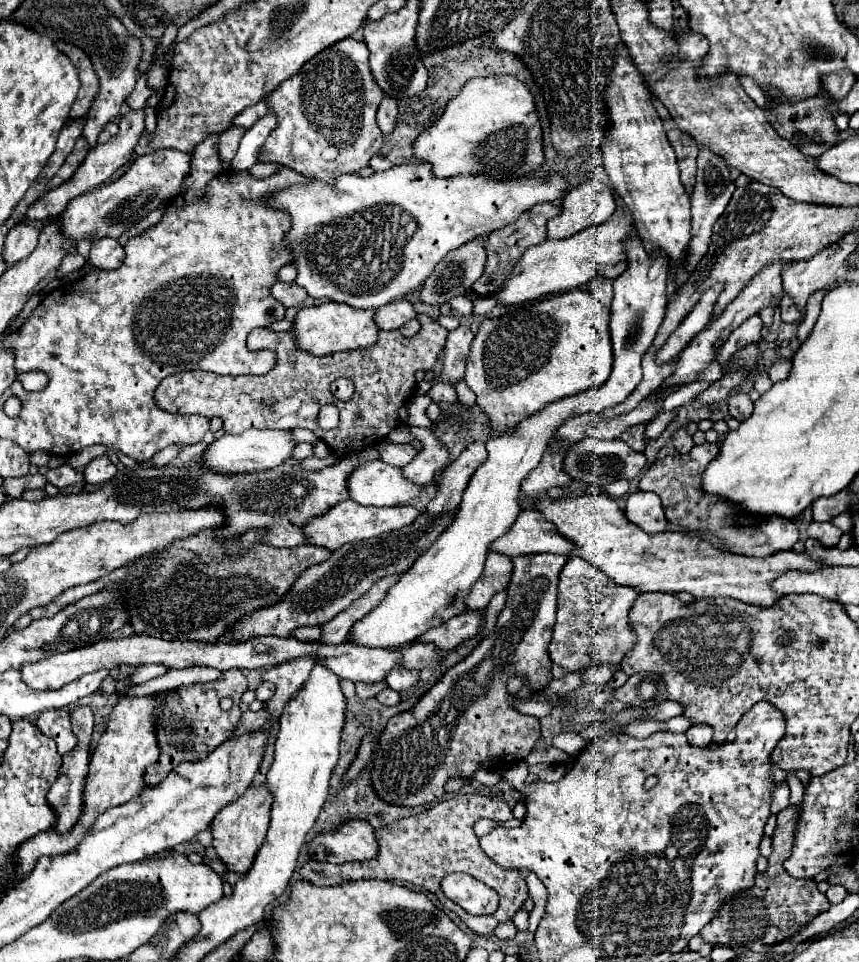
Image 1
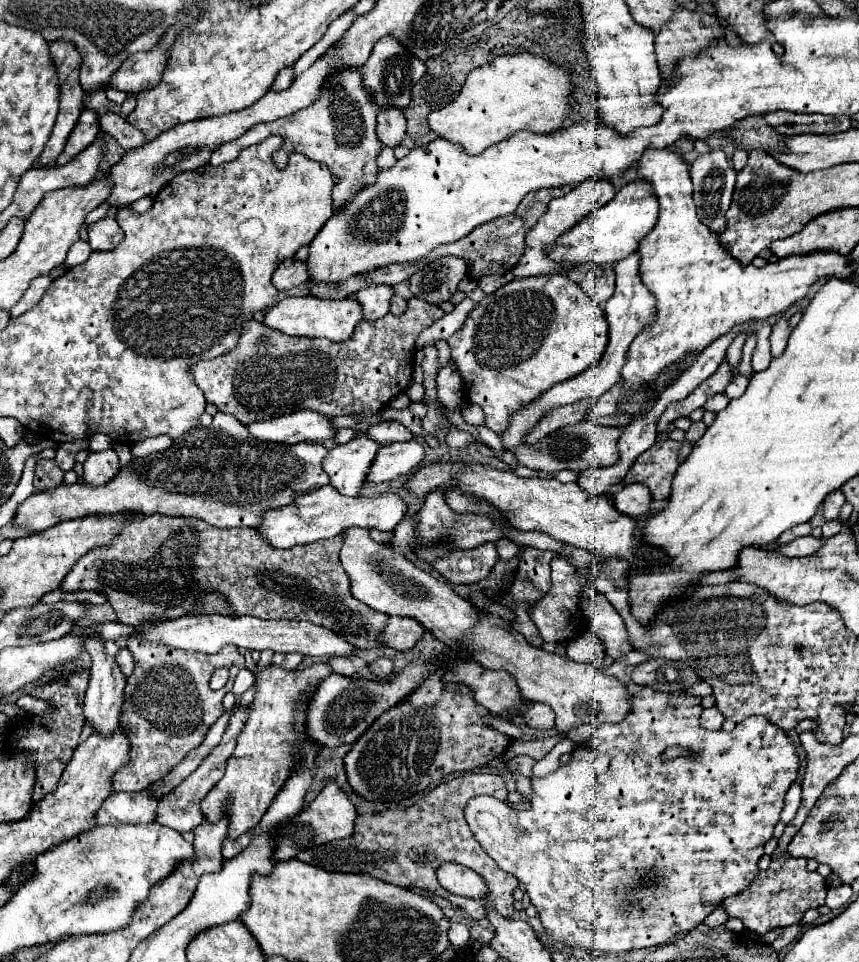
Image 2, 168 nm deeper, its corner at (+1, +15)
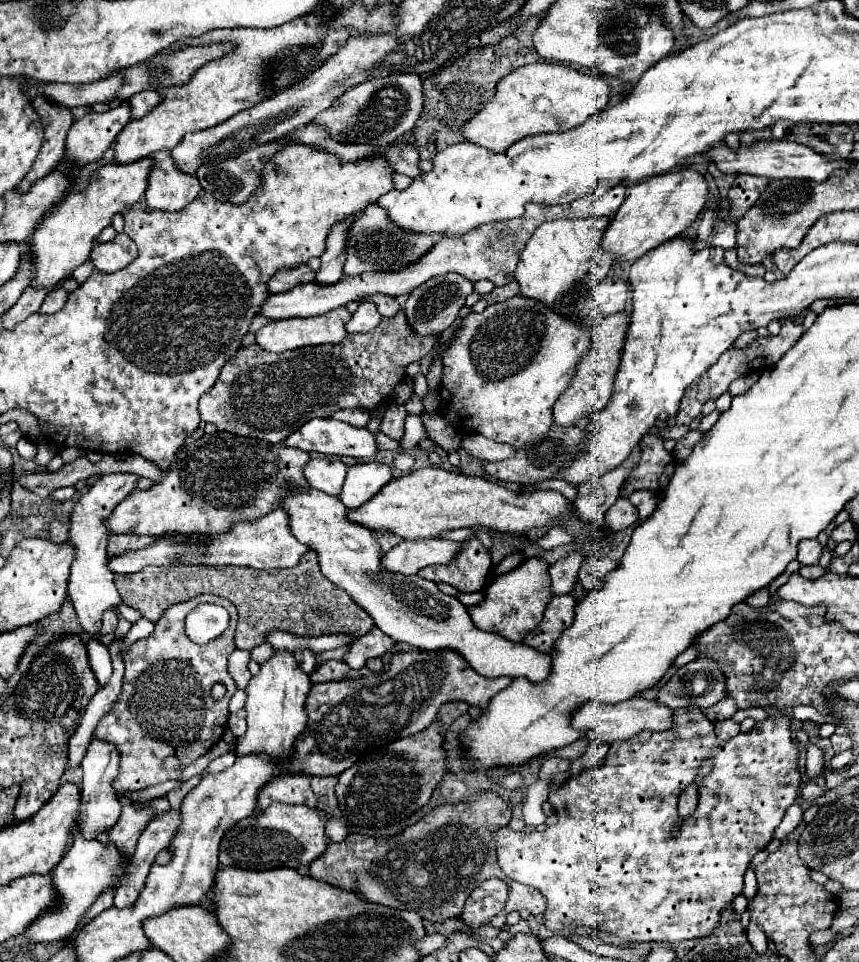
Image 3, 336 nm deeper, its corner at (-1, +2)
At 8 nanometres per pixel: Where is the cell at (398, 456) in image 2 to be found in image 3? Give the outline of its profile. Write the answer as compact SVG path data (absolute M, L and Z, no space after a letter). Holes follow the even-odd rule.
M359 463L351 465L347 469L347 477L343 483L343 489L339 493L339 499L349 509L355 509L369 501L383 485L387 485L393 479L391 467L383 463Z

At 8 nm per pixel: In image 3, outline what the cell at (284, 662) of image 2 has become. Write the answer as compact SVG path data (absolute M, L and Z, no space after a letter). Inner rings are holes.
M299 649L299 651L295 651L295 659L297 659L299 667L301 667L307 675L315 669L315 655L313 655L313 651L309 651L309 649Z

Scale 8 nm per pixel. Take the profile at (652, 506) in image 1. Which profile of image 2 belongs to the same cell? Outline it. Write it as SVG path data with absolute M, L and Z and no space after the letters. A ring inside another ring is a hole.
M627 484L617 494L611 496L615 508L627 516L643 516L649 514L651 492L645 484Z

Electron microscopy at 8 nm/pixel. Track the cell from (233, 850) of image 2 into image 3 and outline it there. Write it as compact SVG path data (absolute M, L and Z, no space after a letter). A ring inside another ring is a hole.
M273 803L259 815L241 819L223 835L219 843L219 863L255 871L265 871L275 867L299 869L301 865L309 865L329 845L325 835L327 817L329 815L321 809L311 809L305 805Z

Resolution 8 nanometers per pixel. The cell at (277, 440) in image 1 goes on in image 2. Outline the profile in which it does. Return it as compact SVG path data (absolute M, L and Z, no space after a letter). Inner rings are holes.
M299 410L271 420L255 420L247 424L247 430L251 436L267 442L279 442L279 444L319 442L335 434L329 420L331 418L321 416L317 412Z

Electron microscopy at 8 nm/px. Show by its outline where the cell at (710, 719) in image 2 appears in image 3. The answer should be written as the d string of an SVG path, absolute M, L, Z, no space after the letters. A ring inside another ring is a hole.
M723 719L723 721L715 723L715 733L719 739L731 739L739 733L739 723L733 719Z

